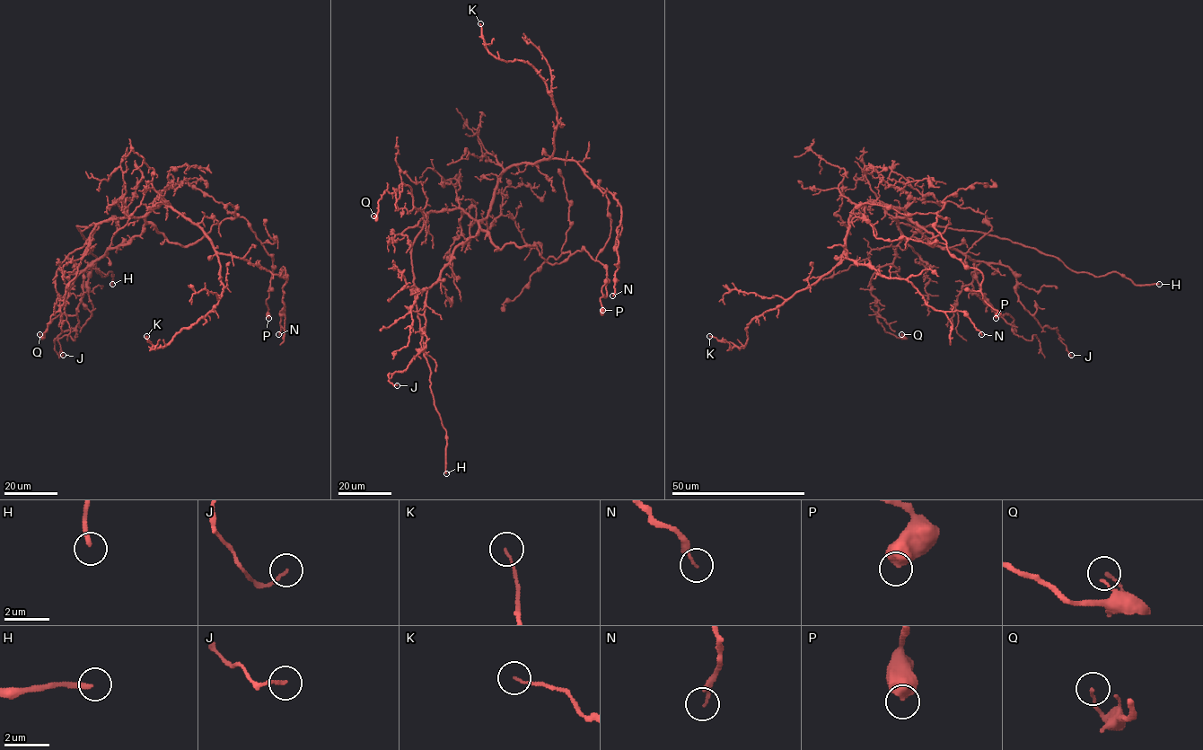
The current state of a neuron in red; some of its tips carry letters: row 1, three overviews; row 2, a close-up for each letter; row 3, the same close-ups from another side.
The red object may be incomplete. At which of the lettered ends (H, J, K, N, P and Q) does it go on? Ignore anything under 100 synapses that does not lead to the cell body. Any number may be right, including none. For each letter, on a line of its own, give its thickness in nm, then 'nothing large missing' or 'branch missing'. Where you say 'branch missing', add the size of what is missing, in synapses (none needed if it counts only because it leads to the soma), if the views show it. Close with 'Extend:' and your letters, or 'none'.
H: 240 nm thick; branch missing
J: 130 nm thick; nothing large missing
K: 90 nm thick; nothing large missing
N: 140 nm thick; nothing large missing
P: 800 nm thick; nothing large missing
Q: 120 nm thick; nothing large missing
Extend: H

